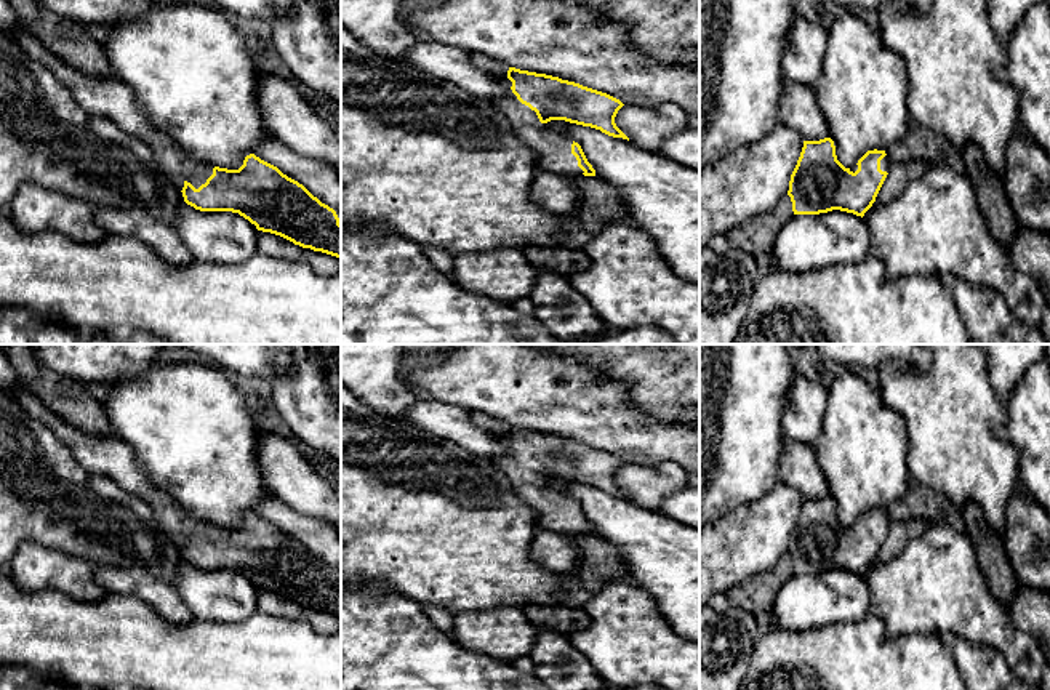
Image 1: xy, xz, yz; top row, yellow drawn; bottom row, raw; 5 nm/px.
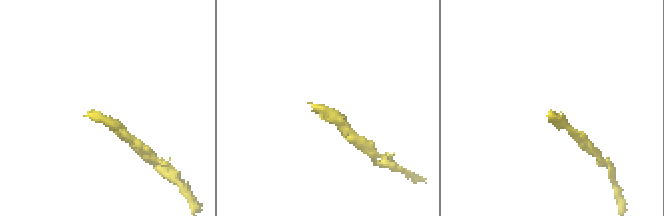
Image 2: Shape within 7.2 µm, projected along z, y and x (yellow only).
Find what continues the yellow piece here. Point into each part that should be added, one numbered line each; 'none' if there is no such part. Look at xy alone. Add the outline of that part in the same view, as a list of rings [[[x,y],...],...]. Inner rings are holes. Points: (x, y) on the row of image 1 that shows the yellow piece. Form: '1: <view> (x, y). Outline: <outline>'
1: xy (108, 96). Outline: [[[26,29],[11,40],[29,58],[48,67],[85,110],[110,118],[123,133],[144,141],[154,150],[160,170],[173,186],[182,191],[187,181],[198,189],[213,175],[213,165],[192,158],[170,134],[152,125],[125,82],[114,75],[93,75],[69,66]]]

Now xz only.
1: xz (553, 149). Outline: [[[469,53],[469,56],[477,67],[491,74],[504,88],[506,94],[490,102],[507,117],[519,139],[535,150],[538,170],[583,176],[584,171],[571,154],[573,139],[541,123],[536,112],[517,99],[511,90],[512,82],[507,78],[509,66],[479,53]]]

